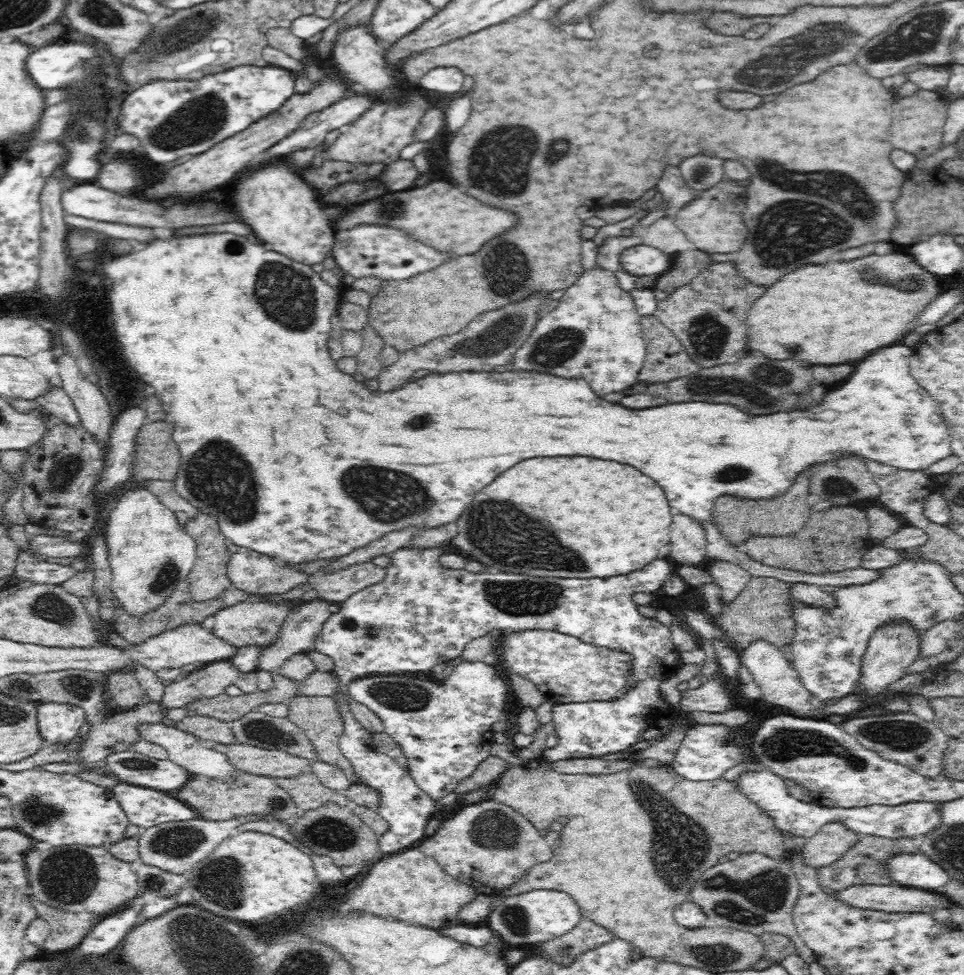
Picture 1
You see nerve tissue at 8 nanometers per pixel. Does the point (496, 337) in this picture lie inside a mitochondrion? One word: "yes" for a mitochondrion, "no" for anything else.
yes

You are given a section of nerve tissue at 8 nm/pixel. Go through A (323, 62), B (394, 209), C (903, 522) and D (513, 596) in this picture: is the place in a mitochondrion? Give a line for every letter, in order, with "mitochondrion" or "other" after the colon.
A: other
B: mitochondrion
C: other
D: mitochondrion

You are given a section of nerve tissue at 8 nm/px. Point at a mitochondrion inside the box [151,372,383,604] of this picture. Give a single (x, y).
(218, 477)

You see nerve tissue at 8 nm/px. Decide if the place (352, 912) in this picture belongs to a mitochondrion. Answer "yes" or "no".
no

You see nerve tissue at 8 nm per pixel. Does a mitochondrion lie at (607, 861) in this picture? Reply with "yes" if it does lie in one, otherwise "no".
no

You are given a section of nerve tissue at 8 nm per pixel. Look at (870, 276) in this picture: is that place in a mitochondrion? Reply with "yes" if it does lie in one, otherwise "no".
yes

